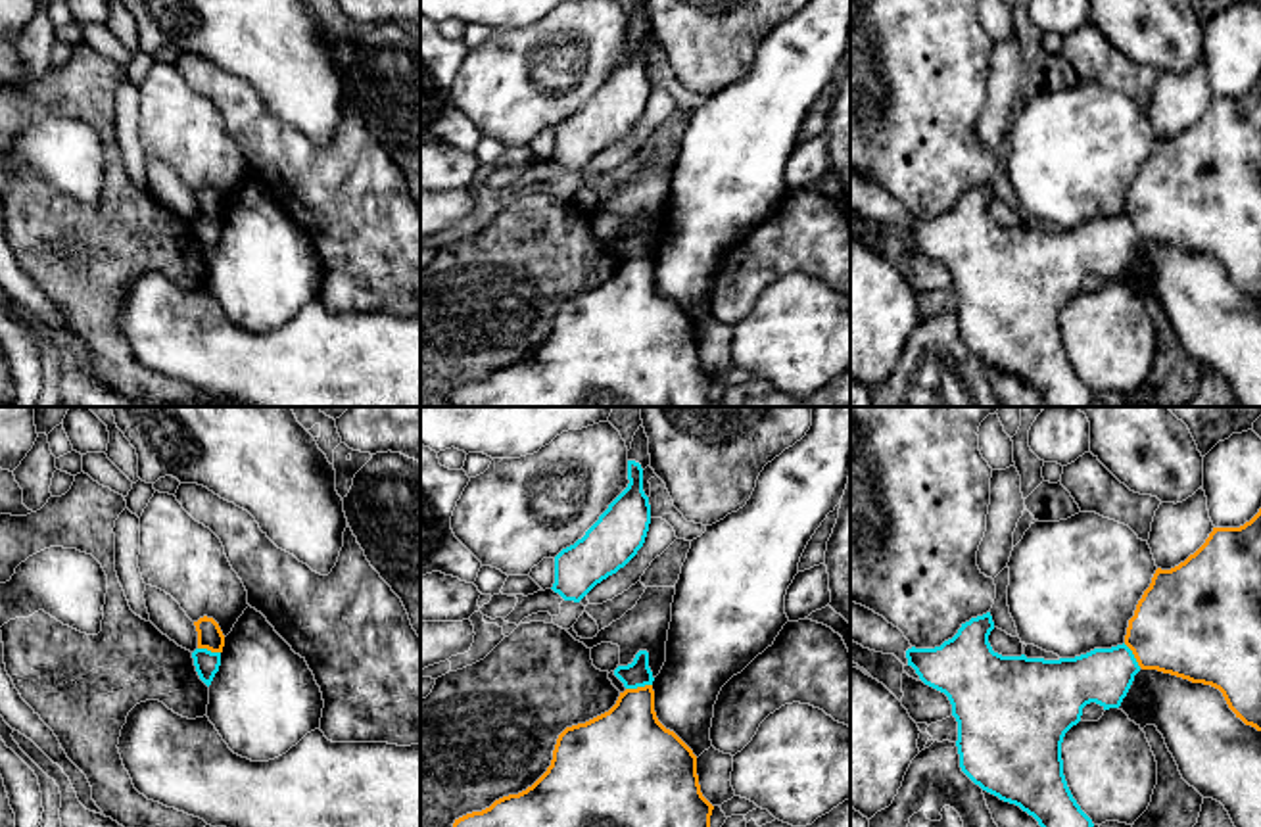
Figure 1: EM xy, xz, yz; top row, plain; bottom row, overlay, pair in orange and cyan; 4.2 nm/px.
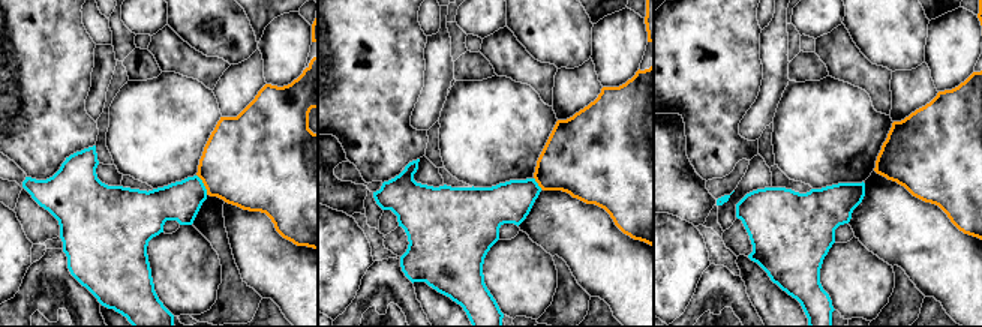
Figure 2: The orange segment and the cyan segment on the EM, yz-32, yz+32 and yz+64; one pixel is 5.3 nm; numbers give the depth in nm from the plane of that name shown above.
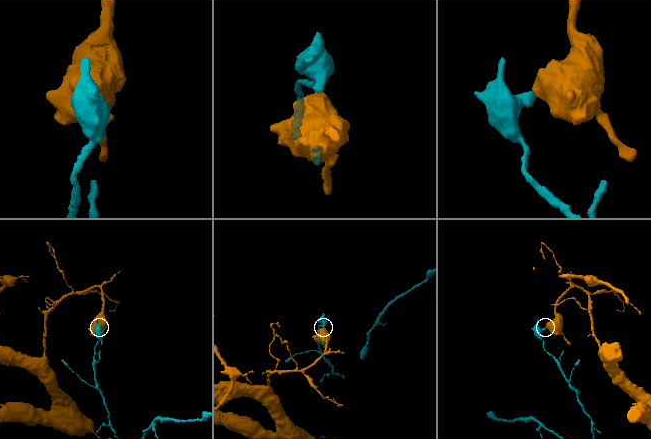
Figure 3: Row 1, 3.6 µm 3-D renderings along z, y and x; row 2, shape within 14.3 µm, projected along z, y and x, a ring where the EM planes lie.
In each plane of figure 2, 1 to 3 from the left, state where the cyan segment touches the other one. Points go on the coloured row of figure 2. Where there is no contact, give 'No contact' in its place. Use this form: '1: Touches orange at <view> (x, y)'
1: Touches orange at yz-32 (204, 185)
2: Touches orange at yz+32 (537, 182)
3: No contact

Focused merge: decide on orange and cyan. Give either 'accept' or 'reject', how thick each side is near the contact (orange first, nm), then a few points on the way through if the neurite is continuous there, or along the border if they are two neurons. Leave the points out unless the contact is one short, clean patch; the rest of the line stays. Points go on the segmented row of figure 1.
reject; calibres 320 and 110 nm; border xz (651, 684), (626, 689)

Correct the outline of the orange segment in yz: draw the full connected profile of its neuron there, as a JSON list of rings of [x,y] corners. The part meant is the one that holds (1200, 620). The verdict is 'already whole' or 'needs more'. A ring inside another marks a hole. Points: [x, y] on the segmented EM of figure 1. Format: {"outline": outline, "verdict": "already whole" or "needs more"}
{"outline": [[[1261,508],[1240,528],[1213,528],[1205,543],[1178,566],[1157,568],[1129,620],[1125,645],[1142,670],[1219,689],[1236,718],[1261,731]]], "verdict": "already whole"}

